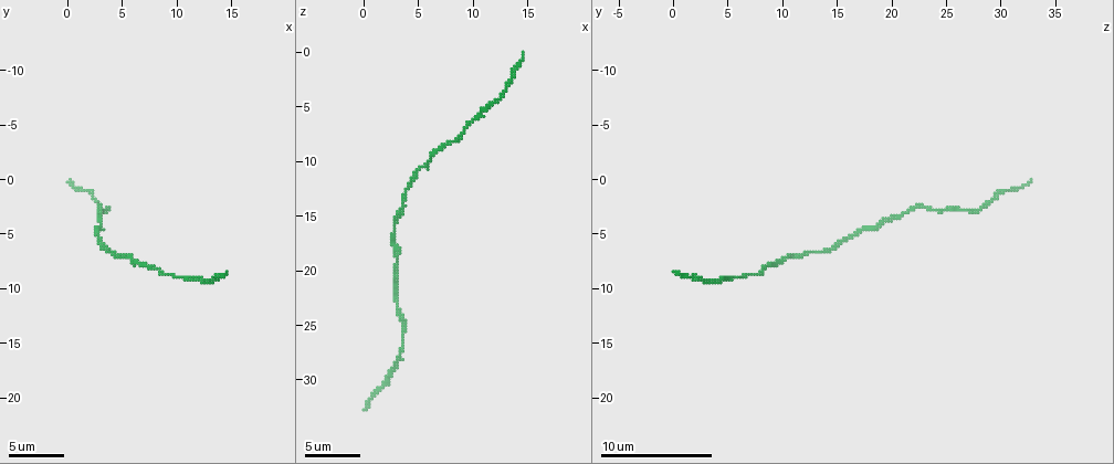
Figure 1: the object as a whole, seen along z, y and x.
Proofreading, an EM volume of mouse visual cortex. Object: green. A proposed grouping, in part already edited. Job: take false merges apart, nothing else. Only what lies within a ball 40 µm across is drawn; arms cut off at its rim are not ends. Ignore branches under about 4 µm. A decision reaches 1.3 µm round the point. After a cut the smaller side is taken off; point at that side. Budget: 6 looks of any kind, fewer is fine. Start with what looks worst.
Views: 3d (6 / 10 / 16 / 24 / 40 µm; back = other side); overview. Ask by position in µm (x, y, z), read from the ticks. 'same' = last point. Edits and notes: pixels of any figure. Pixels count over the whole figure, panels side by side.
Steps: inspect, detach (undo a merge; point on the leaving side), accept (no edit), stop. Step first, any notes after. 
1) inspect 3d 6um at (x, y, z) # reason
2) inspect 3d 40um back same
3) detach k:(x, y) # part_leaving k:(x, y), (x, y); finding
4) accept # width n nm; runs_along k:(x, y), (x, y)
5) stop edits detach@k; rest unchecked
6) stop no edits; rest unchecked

inspect 3d 10um at (3.0, 4.2, 19.4) # sudden change in width

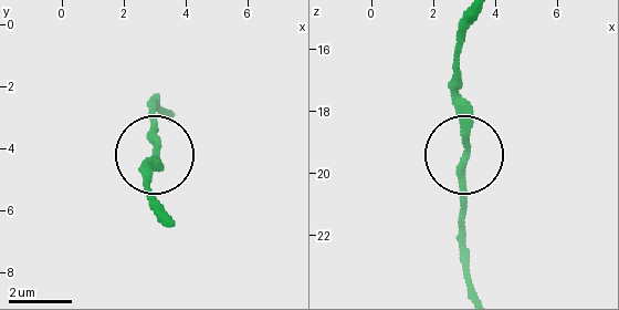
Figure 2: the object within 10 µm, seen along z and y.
accept # all the same neuron

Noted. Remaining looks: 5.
inspect 3d 10um at (3.8, 6.4, 14.2) # calibre changes

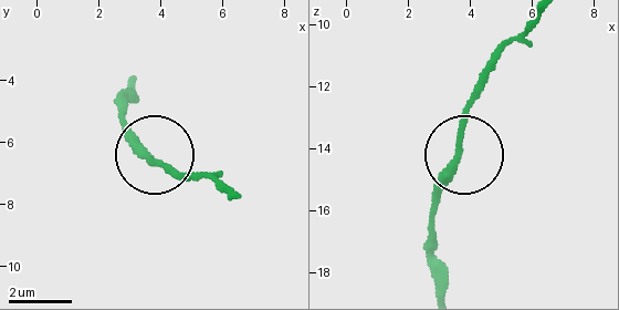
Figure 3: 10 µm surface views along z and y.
accept # runs_along 3:(126, 133), (147, 152), (147, 163), (171, 171); continuous, no second neuron

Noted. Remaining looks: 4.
inspect 3d 10um at (3.6, 3.0, 26.8) # a narrow waist

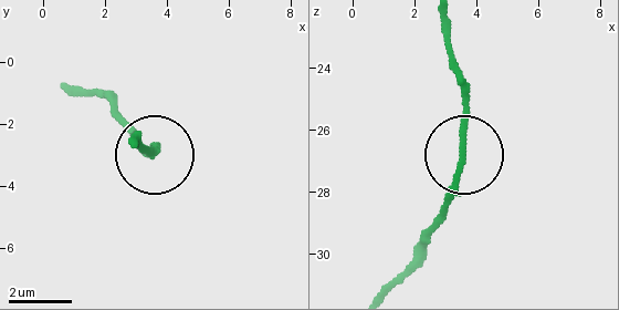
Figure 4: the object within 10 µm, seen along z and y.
accept # width 180 nm; continuous, no second neuron

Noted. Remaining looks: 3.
stop no edits; rest unchecked

